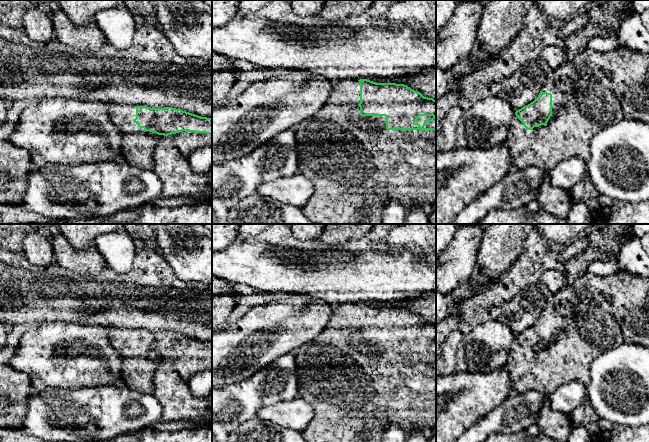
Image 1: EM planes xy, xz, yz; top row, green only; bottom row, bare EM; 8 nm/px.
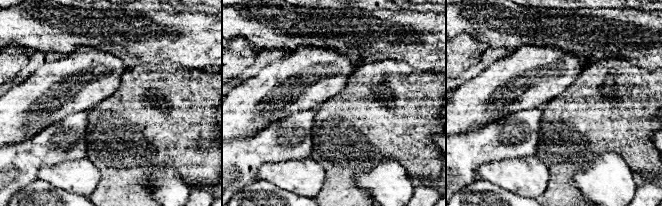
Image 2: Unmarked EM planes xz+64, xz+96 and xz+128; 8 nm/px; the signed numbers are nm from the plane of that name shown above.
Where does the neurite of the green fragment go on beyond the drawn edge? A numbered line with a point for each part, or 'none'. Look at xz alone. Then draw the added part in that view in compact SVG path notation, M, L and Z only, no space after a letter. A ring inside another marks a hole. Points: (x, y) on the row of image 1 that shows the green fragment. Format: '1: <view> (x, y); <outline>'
1: xz (356, 165); M345 79L345 80L336 81L333 83L330 97L326 102L326 104L322 108L320 108L314 116L307 118L306 120L304 120L303 122L299 123L296 126L296 151L299 162L299 173L306 176L312 182L315 189L314 193L312 194L306 205L302 208L302 211L309 220L315 222L316 224L382 224L381 213L384 205L389 200L399 201L401 205L404 207L405 211L411 208L421 207L423 203L436 202L436 130L387 130L385 116L361 116L360 107L358 106L359 103L360 103L360 84L358 80Z

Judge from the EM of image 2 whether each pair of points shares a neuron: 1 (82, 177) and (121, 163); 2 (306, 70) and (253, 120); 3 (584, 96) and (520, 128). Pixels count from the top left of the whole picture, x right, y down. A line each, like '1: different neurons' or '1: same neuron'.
1: different neurons
2: same neuron
3: different neurons

